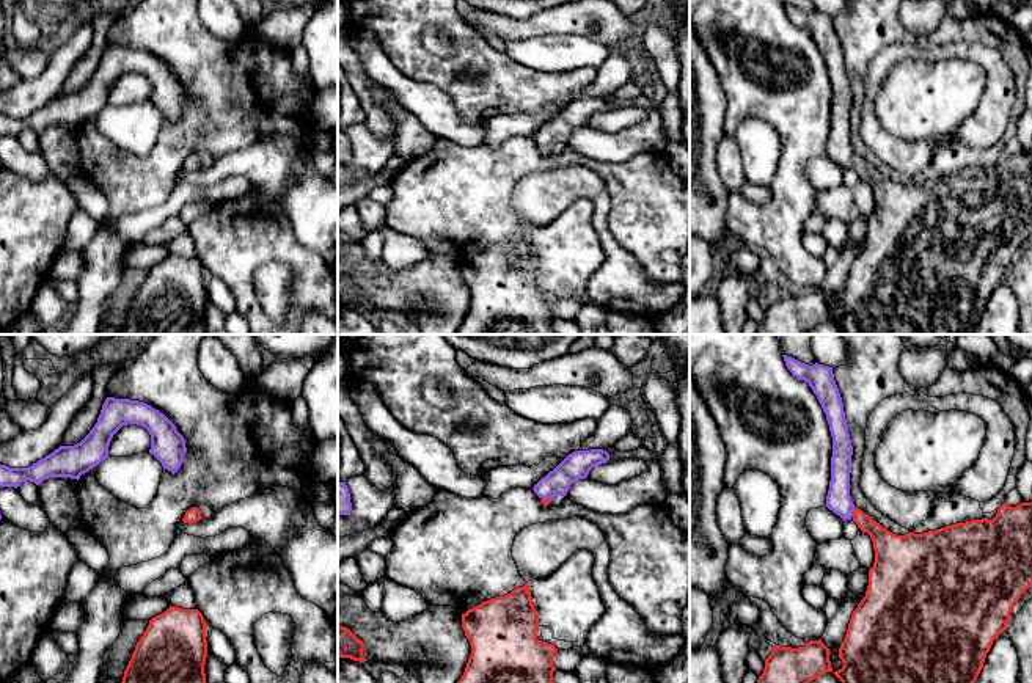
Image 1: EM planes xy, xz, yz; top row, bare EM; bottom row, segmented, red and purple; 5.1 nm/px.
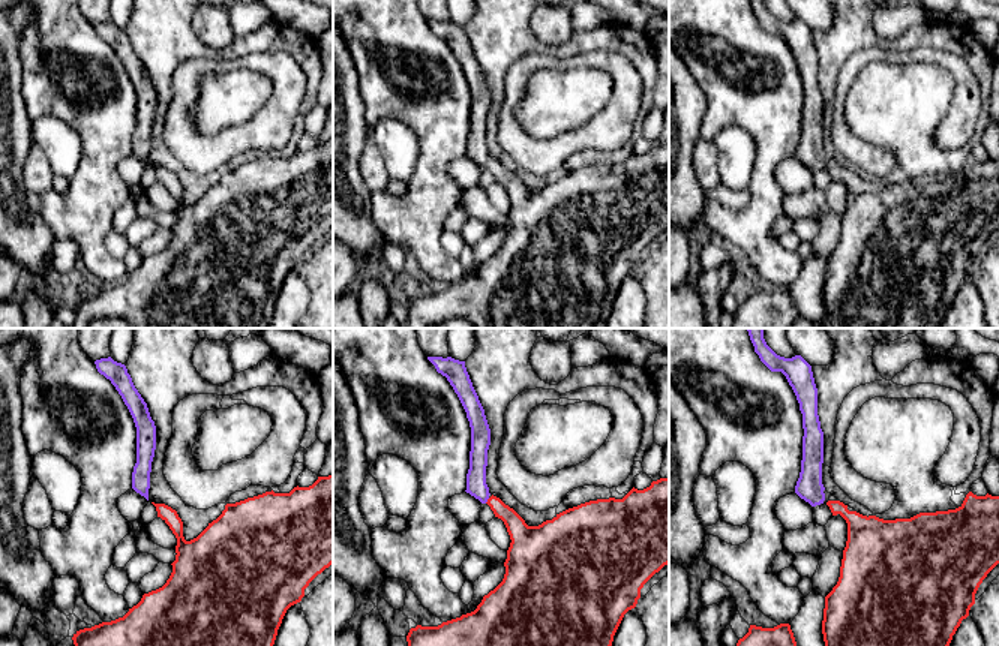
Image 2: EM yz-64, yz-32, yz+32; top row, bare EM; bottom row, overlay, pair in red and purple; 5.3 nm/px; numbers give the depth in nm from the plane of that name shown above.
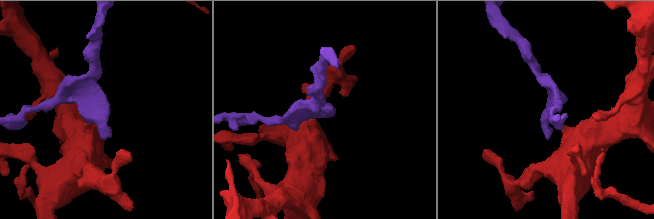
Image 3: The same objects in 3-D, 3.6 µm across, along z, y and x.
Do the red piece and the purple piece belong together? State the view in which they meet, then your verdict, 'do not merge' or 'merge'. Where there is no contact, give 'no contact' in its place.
contact in yz; merge

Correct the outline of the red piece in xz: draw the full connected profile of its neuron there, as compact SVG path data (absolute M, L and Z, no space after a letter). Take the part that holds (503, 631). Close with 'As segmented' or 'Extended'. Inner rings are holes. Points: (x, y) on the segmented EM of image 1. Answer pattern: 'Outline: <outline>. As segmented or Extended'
Outline: M525 583L462 614L471 645L457 683L554 683L558 648L537 639L539 617Z. As segmented

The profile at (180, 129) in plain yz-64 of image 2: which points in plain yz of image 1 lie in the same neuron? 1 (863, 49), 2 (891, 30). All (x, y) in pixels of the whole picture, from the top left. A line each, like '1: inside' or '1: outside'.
1: outside
2: outside

